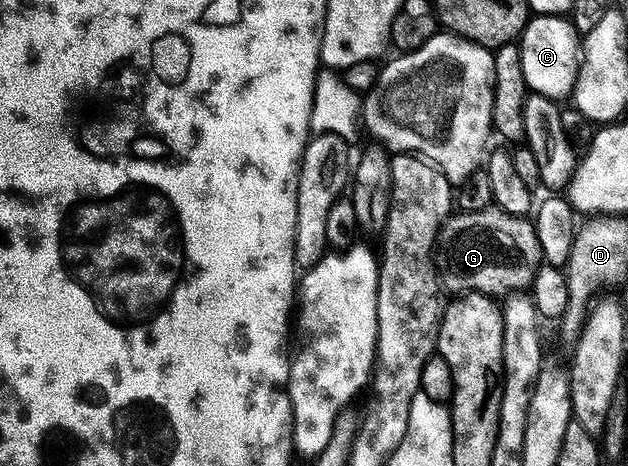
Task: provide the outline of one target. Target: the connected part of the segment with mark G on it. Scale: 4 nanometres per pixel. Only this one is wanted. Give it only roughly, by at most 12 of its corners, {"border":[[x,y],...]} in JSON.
{"border":[[450,215],[433,248],[449,294],[528,289],[532,219]]}

